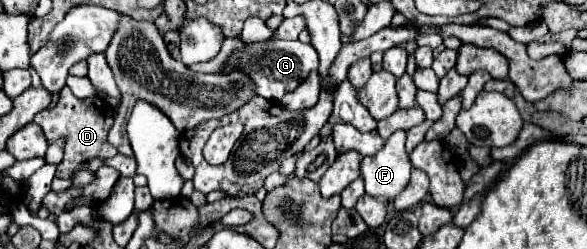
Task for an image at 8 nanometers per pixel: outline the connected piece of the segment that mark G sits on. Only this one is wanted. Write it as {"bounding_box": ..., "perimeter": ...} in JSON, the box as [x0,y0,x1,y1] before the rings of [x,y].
{"bounding_box":[219,39,318,101],"perimeter":[[[270,39],[260,43],[246,43],[242,49],[236,49],[228,57],[219,72],[232,73],[234,69],[246,69],[246,75],[250,77],[256,95],[266,97],[268,101],[280,101],[288,91],[294,91],[312,69],[318,69],[318,53],[310,43],[302,41]]]}

